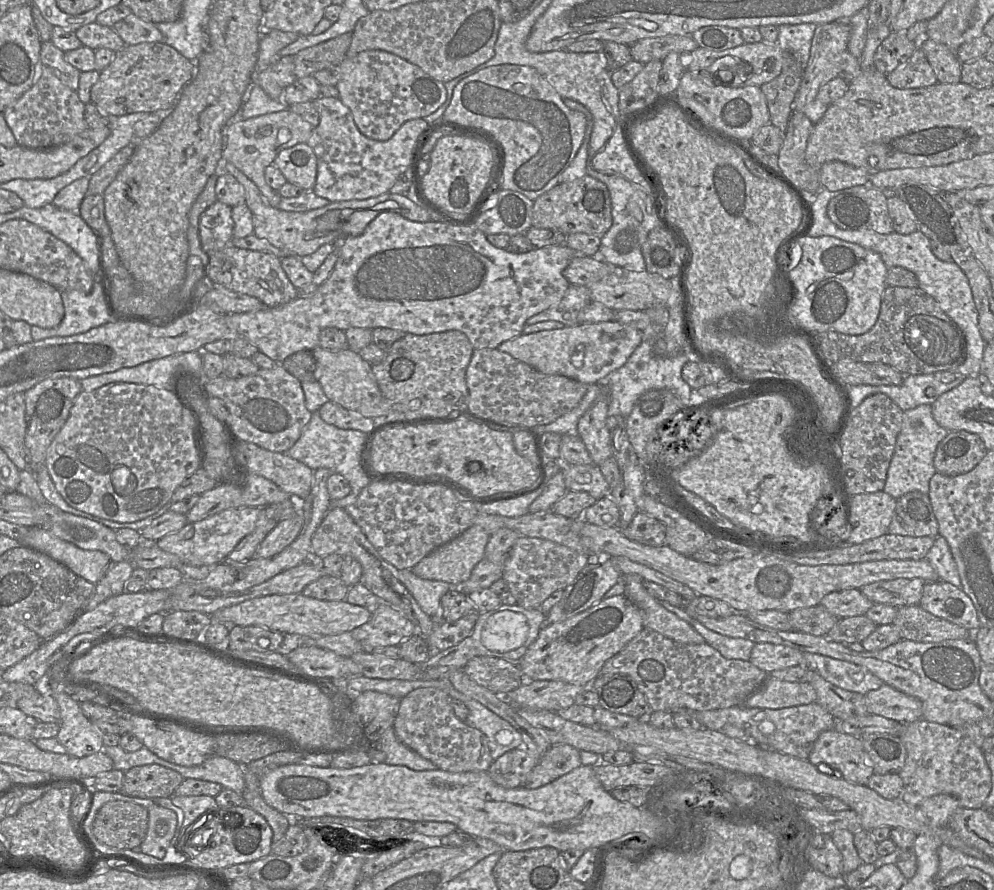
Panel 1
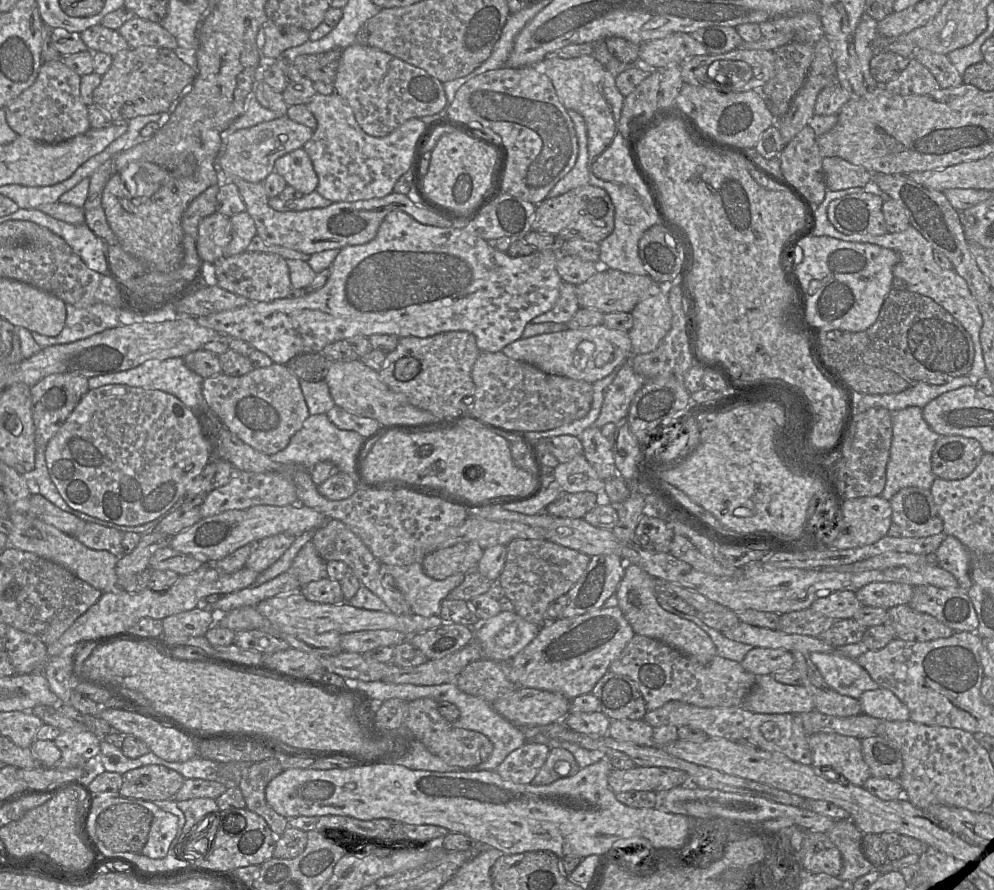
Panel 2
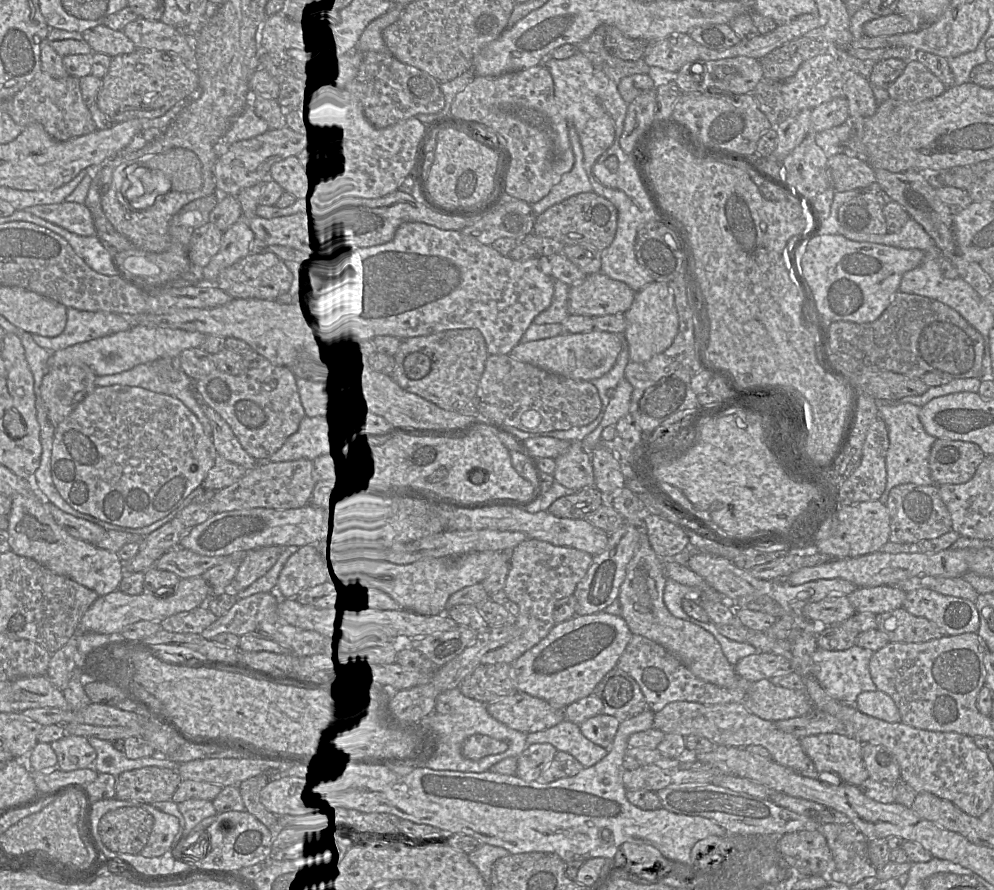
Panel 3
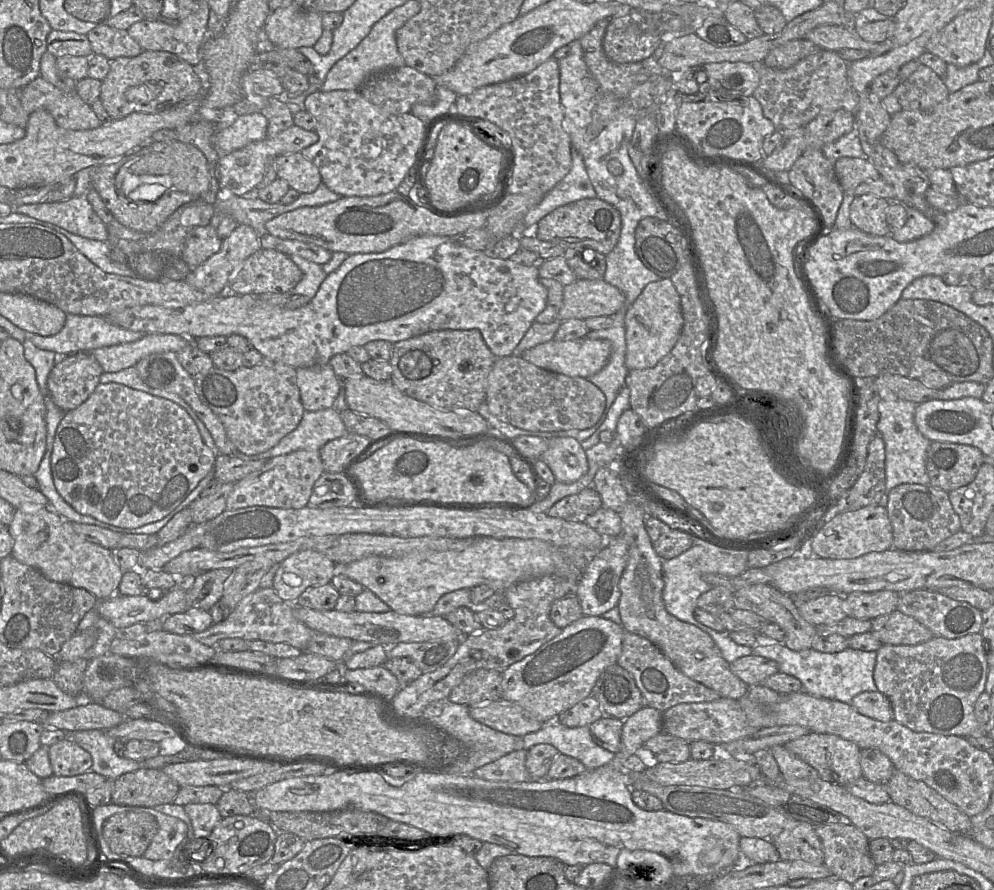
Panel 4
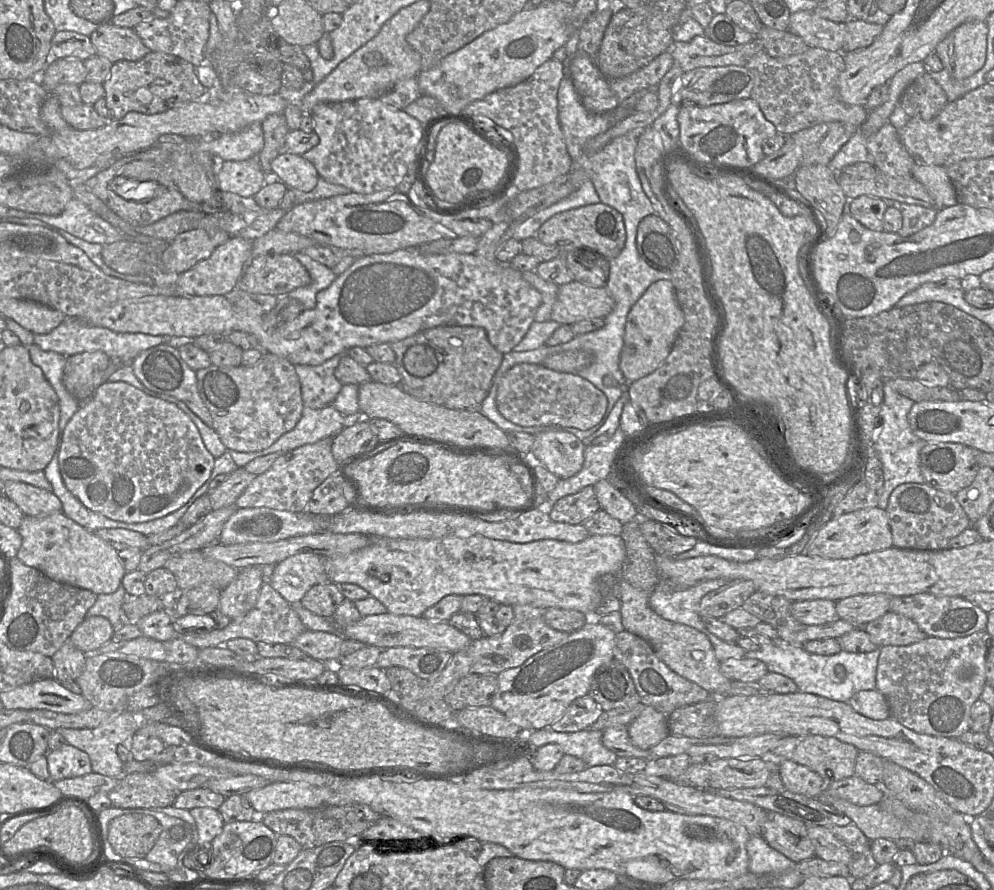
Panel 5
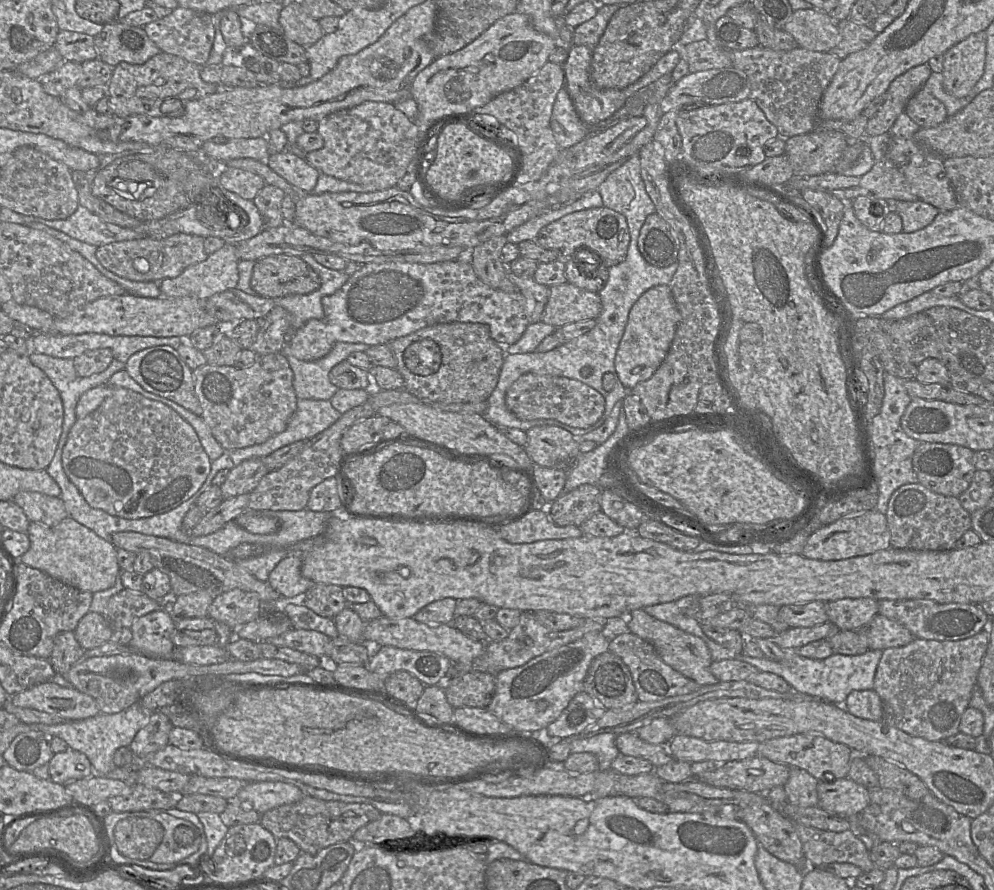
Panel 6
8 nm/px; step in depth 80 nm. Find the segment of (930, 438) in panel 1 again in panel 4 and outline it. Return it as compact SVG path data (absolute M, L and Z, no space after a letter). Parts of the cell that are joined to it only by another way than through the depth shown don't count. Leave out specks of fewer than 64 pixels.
M883 400L879 403L880 419L877 424L878 434L885 443L886 490L879 504L887 507L890 491L904 483L930 484L926 469L927 452L932 443L917 428L915 412L917 403L906 400Z

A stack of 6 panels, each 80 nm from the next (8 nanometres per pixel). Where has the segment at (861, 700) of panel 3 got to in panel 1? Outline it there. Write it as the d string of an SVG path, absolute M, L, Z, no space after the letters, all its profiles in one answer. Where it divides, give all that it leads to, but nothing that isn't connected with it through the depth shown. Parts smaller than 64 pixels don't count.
M888 684L865 694L868 714L906 724L922 718L922 702Z

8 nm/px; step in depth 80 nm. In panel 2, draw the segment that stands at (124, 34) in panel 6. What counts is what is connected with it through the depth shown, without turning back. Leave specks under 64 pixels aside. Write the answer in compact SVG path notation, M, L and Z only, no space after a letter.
M96 25L80 33L87 50L103 52L111 56L126 51L130 48L124 37L116 30Z

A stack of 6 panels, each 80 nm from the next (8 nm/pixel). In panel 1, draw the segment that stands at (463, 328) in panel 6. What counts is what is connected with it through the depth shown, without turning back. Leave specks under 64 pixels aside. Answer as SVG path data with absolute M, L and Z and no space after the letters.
M456 330L427 335L404 334L385 351L384 359L372 365L383 396L391 403L388 418L428 418L468 411L466 371L474 347Z

